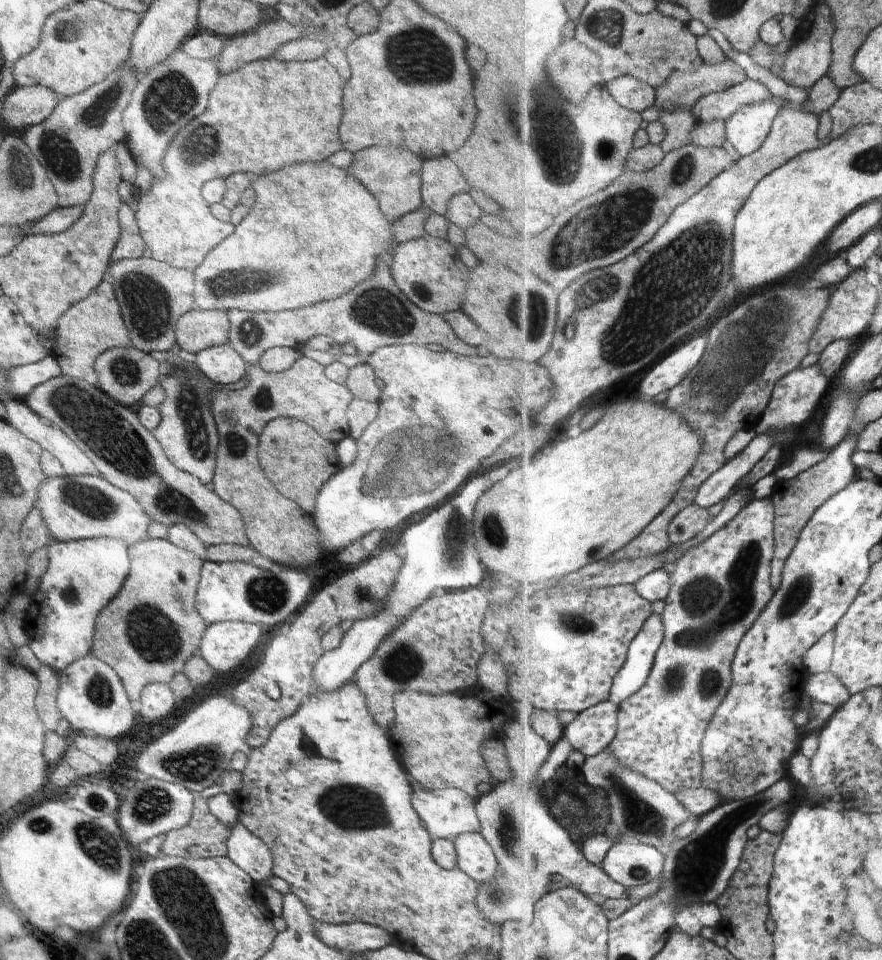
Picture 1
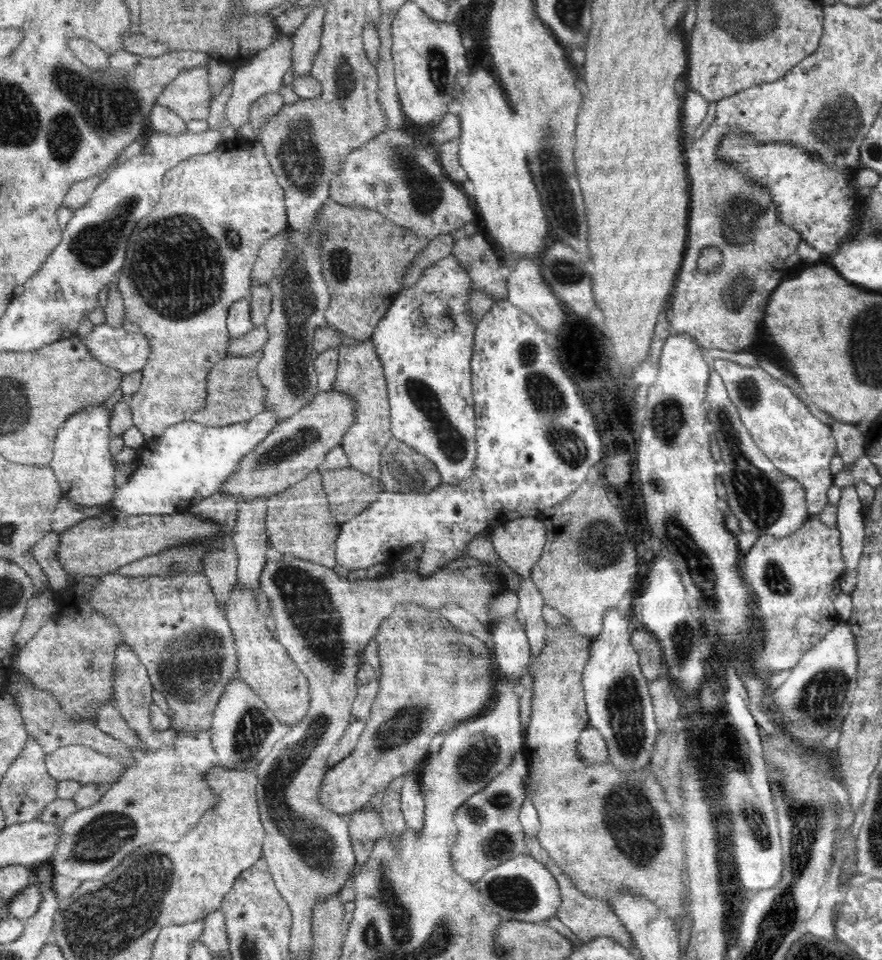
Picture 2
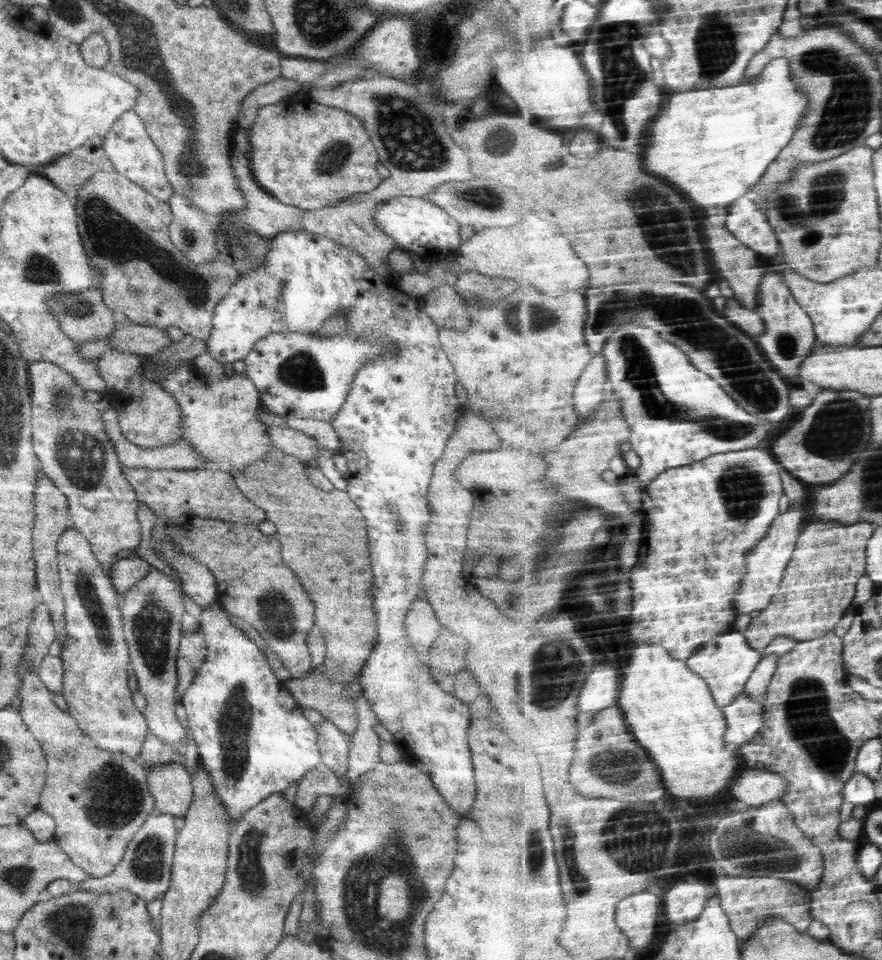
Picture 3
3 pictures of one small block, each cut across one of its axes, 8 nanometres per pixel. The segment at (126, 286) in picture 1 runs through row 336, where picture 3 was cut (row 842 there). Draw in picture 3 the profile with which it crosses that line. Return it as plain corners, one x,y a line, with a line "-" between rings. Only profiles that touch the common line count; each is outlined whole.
157,811
151,813
142,828
128,843
123,859
114,867
114,870
102,878
90,877
84,882
76,883
76,891
114,894
126,890
128,893
136,894
148,903
162,898
168,892
171,881
171,868
178,832
175,822
175,817
171,814

